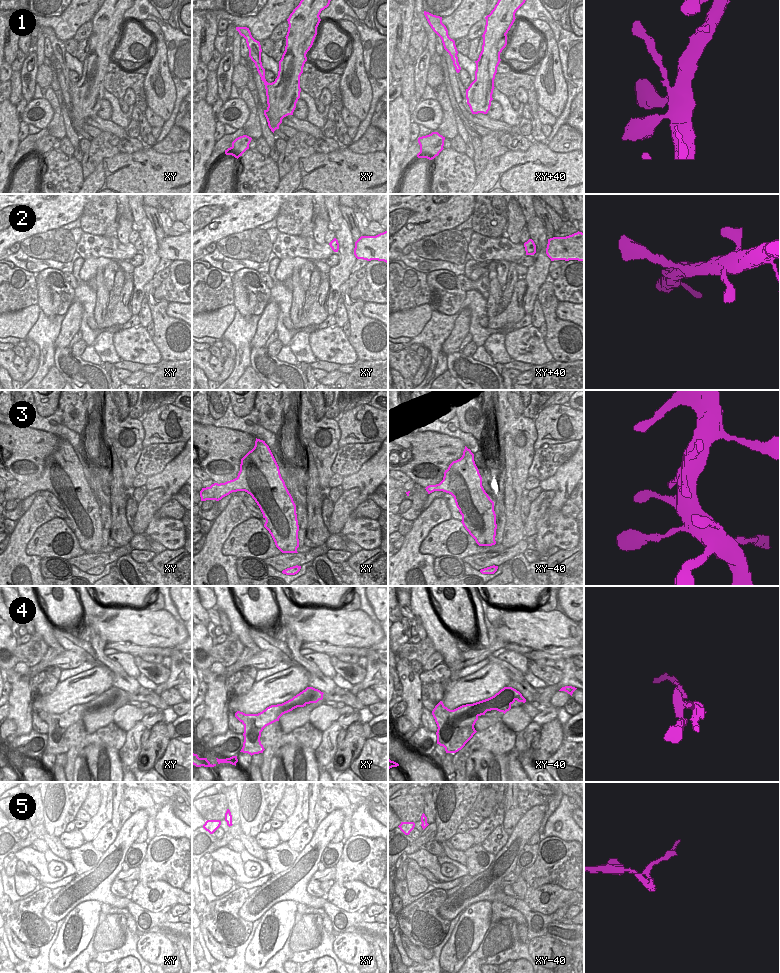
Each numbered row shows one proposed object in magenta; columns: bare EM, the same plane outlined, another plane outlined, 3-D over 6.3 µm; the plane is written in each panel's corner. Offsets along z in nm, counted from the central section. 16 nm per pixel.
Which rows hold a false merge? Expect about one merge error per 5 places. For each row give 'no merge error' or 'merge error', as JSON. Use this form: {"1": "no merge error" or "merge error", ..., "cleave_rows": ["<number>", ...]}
{"1": "no merge error", "2": "no merge error", "3": "no merge error", "4": "merge error", "5": "merge error", "cleave_rows": ["4", "5"]}

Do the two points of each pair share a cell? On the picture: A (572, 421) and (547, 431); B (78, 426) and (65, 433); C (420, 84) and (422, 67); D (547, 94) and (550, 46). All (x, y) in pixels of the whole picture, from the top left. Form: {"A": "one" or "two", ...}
{"A": "one", "B": "two", "C": "one", "D": "one"}

